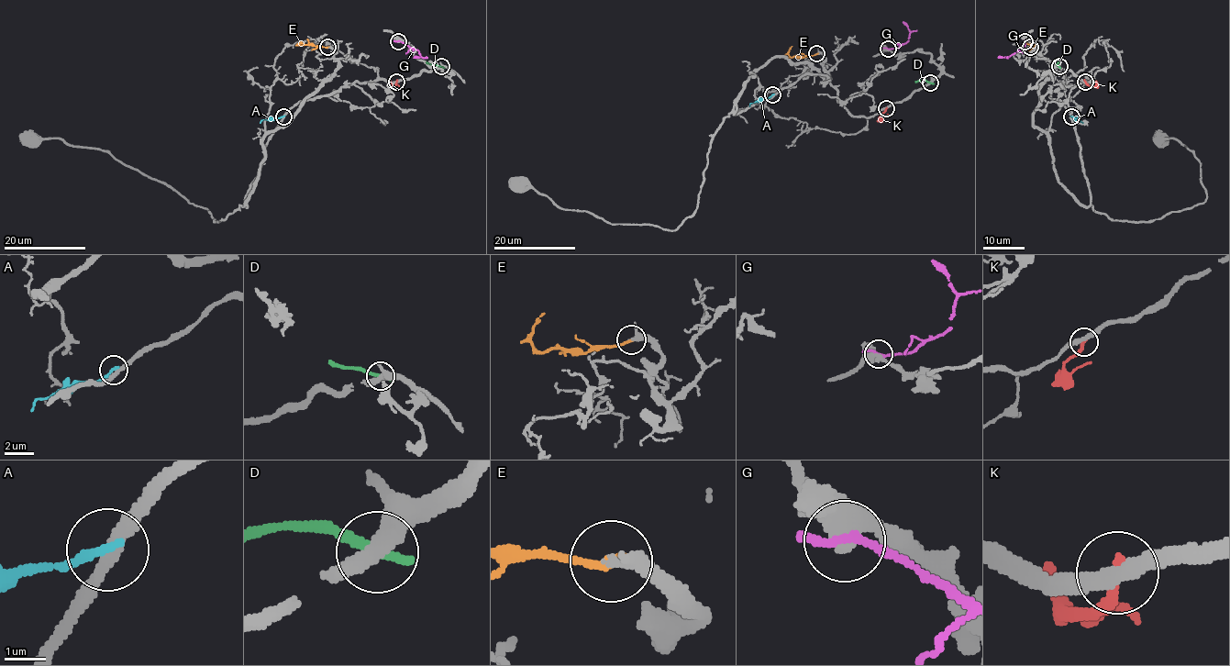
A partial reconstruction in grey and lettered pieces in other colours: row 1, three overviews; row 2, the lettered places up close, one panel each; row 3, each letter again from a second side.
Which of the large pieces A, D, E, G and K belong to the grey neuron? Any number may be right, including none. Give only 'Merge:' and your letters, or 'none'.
Merge: E

